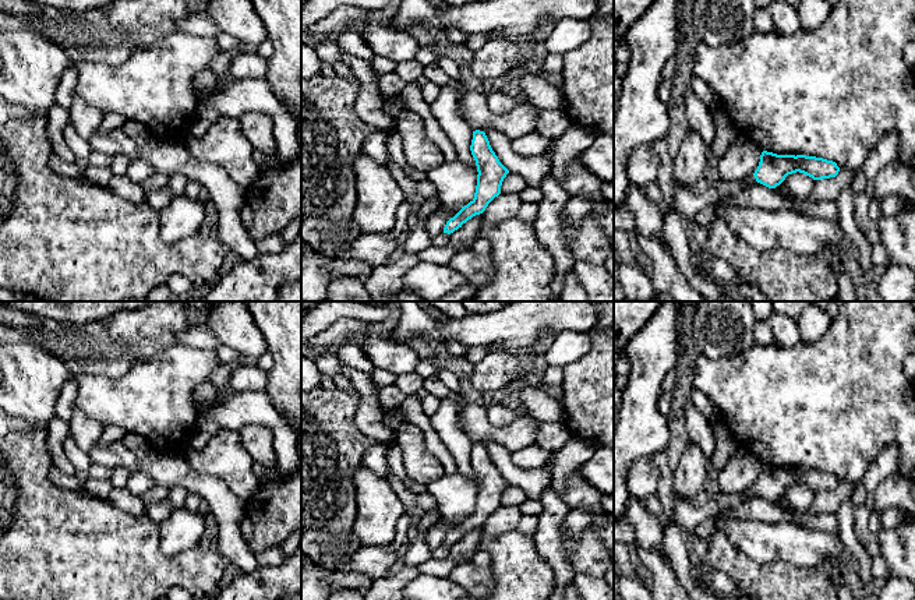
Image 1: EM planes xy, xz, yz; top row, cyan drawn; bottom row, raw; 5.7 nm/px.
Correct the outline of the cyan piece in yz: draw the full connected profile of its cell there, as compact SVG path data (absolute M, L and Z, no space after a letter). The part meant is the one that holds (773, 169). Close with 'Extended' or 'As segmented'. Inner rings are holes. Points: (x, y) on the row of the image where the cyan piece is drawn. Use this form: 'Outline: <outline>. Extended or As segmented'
Outline: M763 151L760 162L753 174L746 176L742 183L750 186L757 181L769 188L780 186L788 174L803 173L813 180L835 177L840 167L835 162L806 155L777 155Z. Extended

